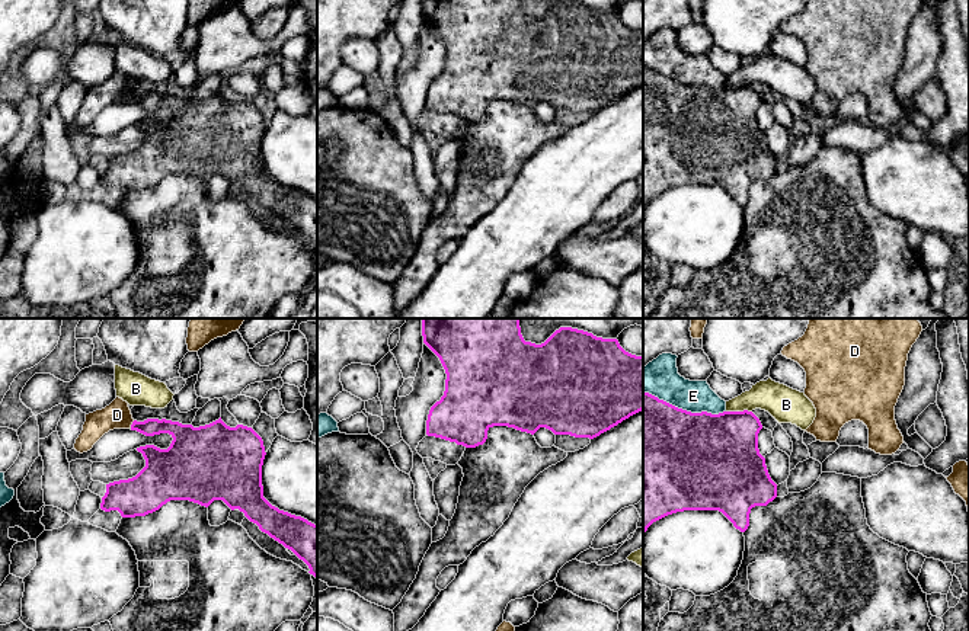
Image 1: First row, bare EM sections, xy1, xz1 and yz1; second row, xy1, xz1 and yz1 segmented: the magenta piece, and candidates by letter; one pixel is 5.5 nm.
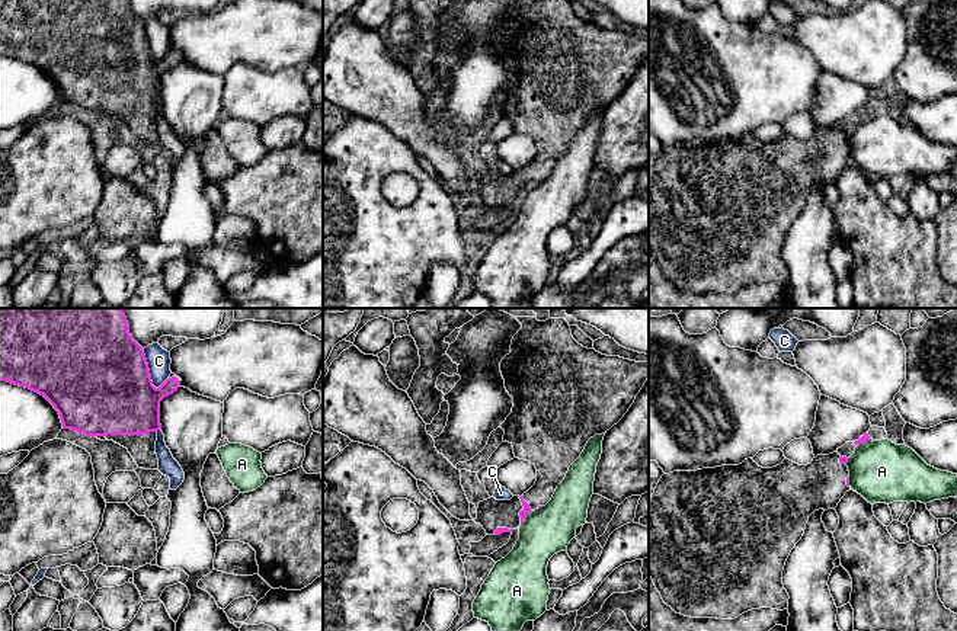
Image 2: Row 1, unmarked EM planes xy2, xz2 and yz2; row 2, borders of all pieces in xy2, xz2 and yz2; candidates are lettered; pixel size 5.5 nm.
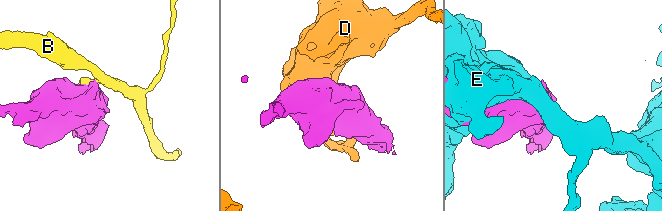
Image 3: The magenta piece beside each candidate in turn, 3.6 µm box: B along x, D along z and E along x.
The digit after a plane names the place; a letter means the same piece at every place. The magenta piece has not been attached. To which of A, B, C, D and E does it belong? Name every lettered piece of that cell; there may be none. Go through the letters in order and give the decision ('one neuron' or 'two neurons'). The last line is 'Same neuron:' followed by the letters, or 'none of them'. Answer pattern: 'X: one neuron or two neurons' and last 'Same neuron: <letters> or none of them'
A: two neurons
B: two neurons
C: two neurons
D: two neurons
E: two neurons
Same neuron: none of them

